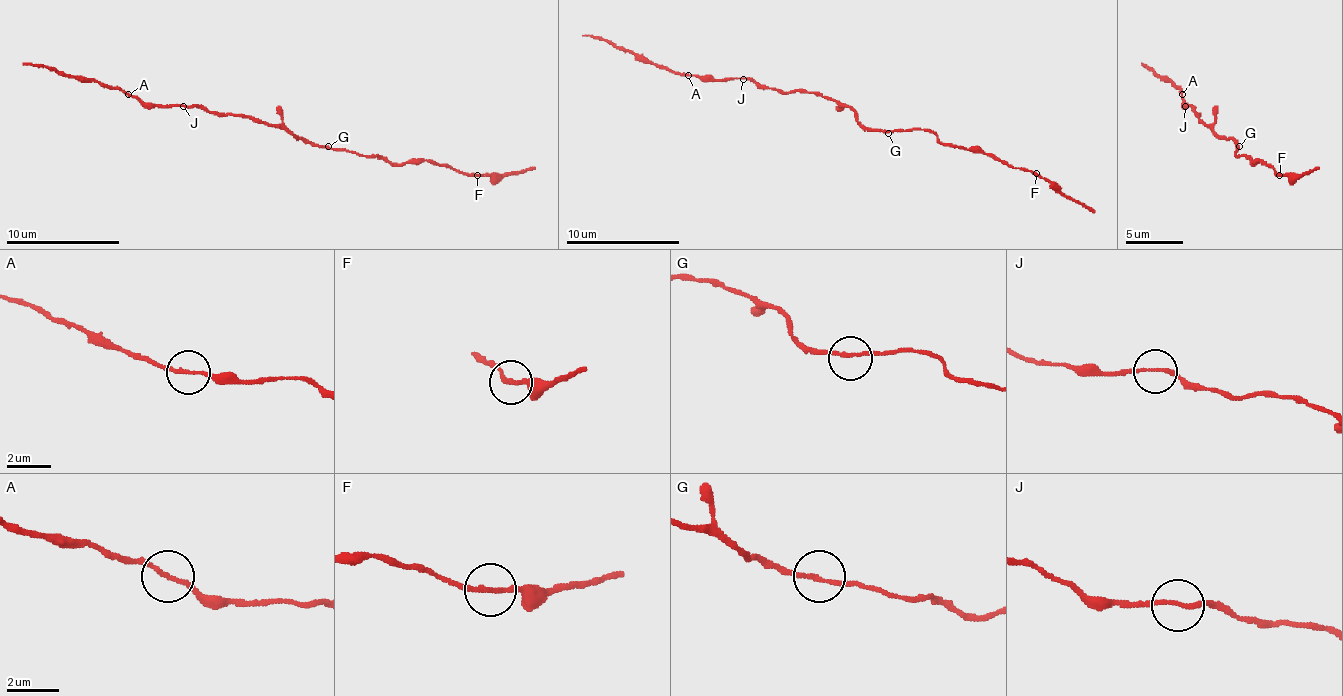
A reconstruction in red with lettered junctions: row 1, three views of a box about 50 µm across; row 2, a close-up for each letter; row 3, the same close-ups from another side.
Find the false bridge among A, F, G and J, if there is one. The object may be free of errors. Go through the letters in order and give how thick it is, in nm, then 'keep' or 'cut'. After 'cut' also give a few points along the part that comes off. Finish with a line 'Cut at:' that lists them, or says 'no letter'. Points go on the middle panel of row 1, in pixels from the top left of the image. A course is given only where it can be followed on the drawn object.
A: 150 nm | keep
F: 150 nm | keep
G: 150 nm | keep
J: 150 nm | keep
Cut at: no letter

